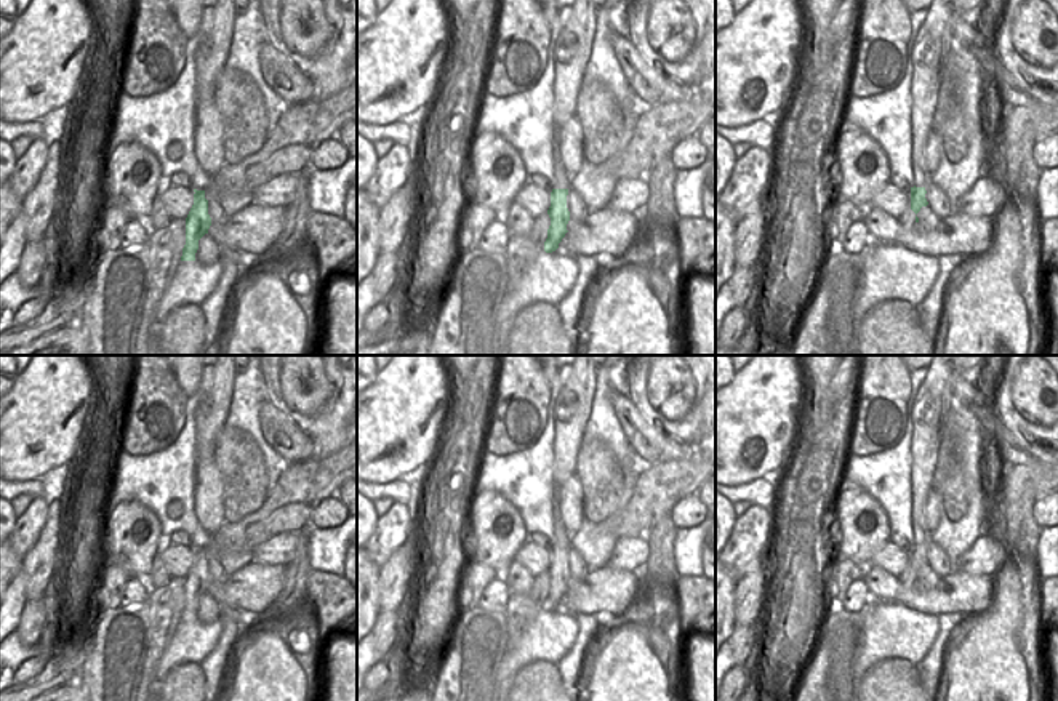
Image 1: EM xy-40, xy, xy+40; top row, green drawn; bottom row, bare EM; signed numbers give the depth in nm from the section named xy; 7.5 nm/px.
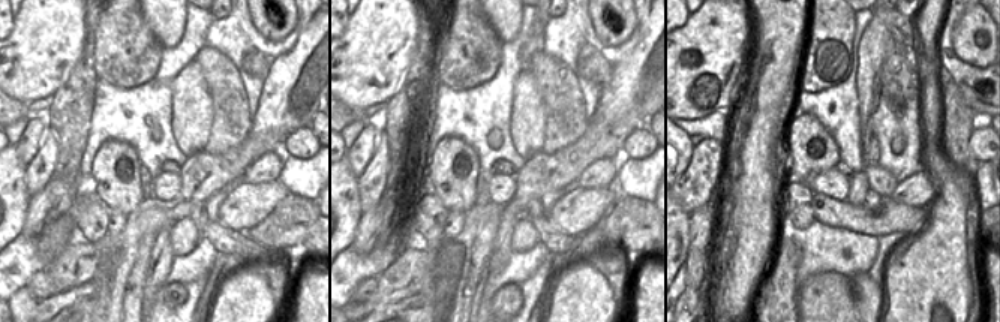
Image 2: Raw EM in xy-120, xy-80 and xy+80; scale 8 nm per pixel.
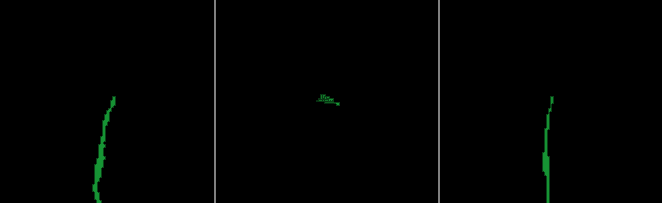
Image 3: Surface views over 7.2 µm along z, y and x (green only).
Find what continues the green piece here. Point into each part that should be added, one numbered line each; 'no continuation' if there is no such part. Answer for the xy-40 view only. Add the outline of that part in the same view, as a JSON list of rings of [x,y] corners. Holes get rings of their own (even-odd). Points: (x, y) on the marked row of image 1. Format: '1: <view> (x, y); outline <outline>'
no continuation

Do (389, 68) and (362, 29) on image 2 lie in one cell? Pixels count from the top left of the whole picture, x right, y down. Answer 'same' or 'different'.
same

